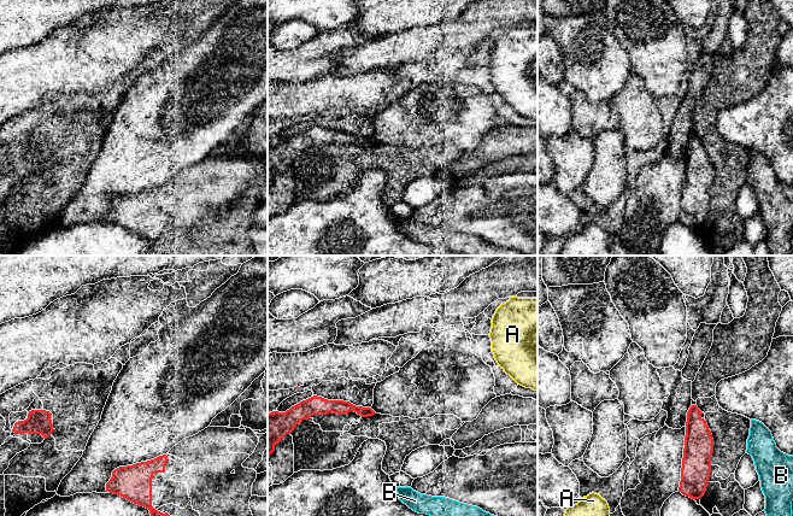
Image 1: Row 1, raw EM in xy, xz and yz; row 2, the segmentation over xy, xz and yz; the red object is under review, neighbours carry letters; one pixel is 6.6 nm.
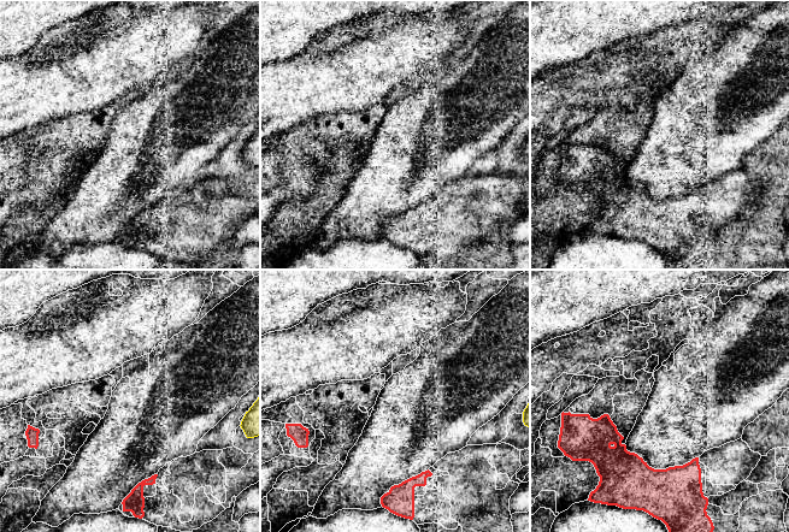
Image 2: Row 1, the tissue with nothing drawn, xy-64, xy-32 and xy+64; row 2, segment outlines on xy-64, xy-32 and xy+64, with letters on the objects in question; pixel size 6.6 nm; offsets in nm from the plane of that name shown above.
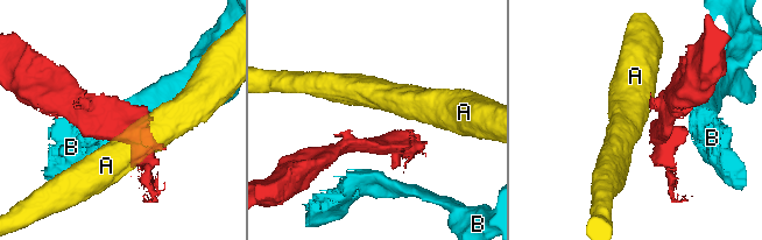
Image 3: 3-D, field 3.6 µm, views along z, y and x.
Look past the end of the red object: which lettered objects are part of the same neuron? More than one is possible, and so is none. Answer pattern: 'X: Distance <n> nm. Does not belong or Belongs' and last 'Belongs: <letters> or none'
A: Distance 480 nm. Does not belong
B: Distance 220 nm. Does not belong
Belongs: none

